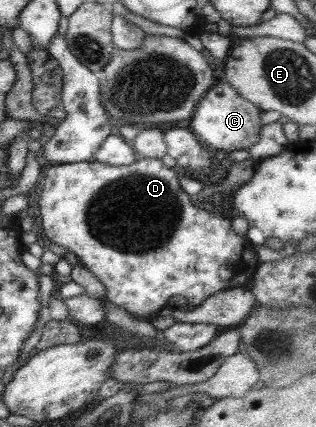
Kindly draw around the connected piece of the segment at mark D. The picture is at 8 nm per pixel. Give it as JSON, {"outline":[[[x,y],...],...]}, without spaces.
{"outline":[[[139,157],[129,166],[97,161],[51,165],[45,168],[45,184],[39,195],[43,241],[75,253],[79,262],[103,283],[105,299],[147,321],[160,315],[168,301],[181,295],[191,305],[201,305],[215,292],[245,286],[260,264],[254,246],[232,228],[231,220],[197,208],[181,189],[179,171],[165,167],[161,159]]]}

